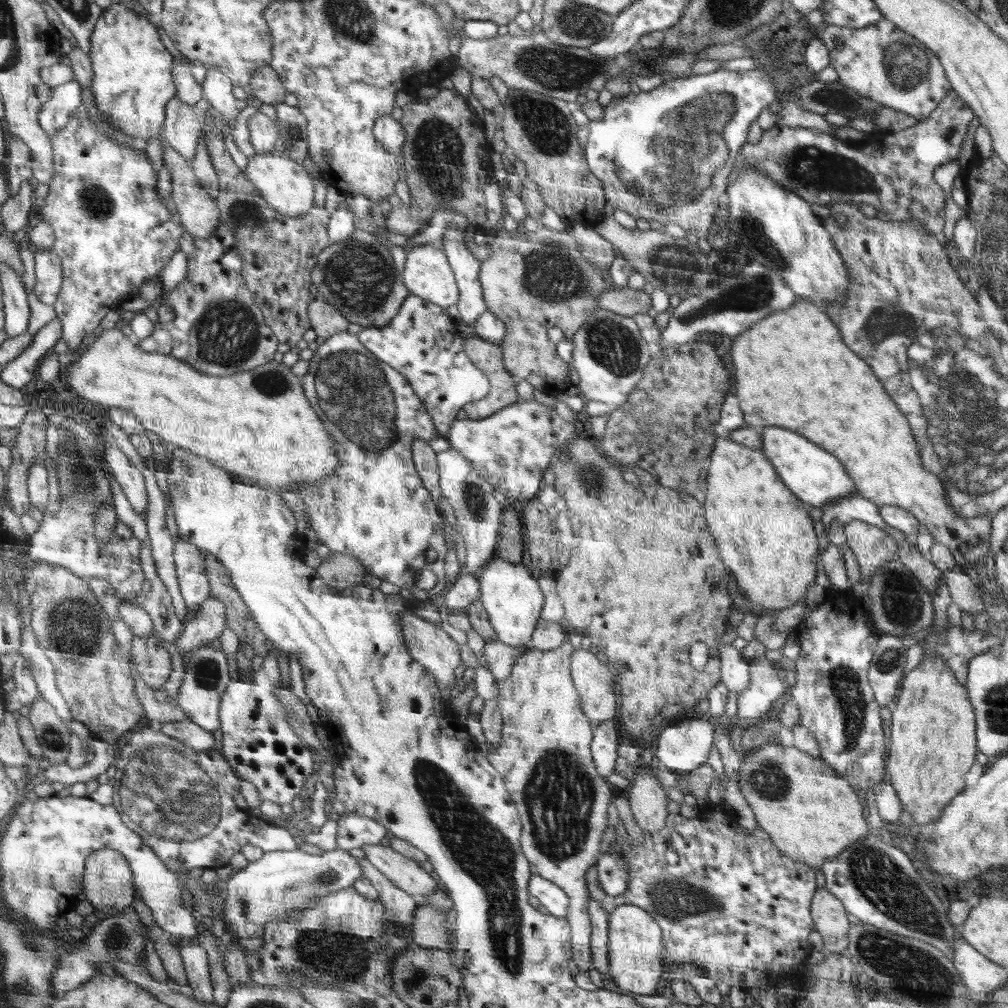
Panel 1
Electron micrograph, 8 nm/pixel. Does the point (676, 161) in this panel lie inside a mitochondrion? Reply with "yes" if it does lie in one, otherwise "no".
yes

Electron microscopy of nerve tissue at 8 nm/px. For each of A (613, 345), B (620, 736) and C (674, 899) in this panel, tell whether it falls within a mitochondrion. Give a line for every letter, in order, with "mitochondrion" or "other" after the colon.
A: mitochondrion
B: other
C: mitochondrion

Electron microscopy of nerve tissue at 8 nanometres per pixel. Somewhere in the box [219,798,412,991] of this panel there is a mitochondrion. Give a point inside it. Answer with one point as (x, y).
(336, 955)

